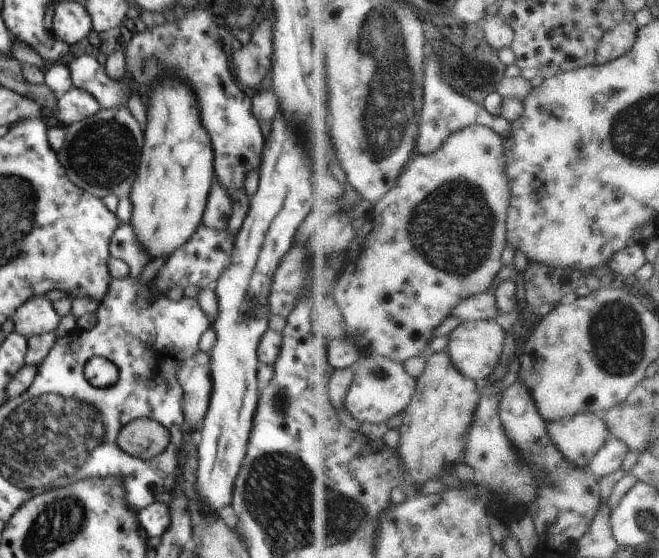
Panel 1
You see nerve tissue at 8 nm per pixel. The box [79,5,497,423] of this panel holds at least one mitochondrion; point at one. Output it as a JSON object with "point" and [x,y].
{"point":[388,108]}

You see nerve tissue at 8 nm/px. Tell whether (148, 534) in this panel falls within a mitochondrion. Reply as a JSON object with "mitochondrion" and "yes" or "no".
{"mitochondrion":"no"}

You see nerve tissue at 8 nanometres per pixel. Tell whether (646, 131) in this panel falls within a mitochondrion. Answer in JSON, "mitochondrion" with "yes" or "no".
{"mitochondrion":"yes"}

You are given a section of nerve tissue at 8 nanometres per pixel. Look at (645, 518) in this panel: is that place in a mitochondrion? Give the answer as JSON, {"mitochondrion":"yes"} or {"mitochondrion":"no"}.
{"mitochondrion":"yes"}

